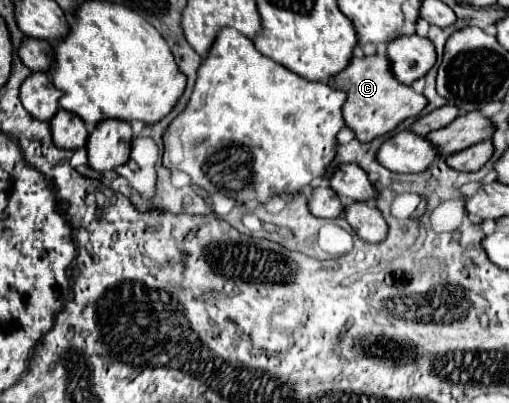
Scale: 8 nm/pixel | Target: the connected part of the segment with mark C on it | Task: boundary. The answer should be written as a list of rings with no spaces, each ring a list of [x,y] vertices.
[[[367,55],[363,59],[353,57],[349,65],[345,67],[345,71],[329,77],[327,83],[329,87],[335,87],[335,89],[343,87],[343,91],[347,93],[347,101],[343,105],[343,119],[345,119],[345,125],[363,143],[389,133],[407,117],[417,117],[427,105],[427,99],[423,95],[415,93],[407,85],[401,85],[393,77],[385,55]]]

